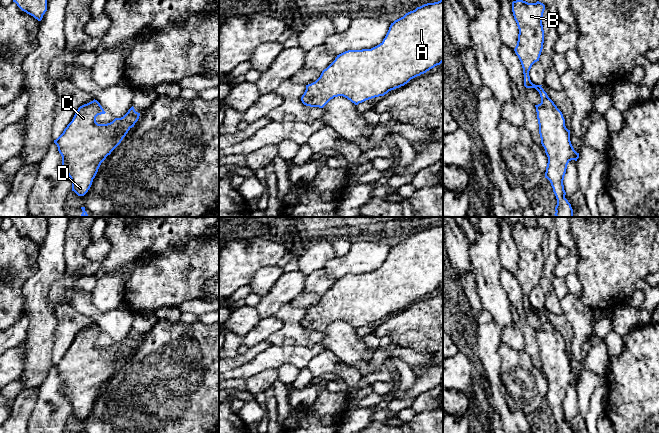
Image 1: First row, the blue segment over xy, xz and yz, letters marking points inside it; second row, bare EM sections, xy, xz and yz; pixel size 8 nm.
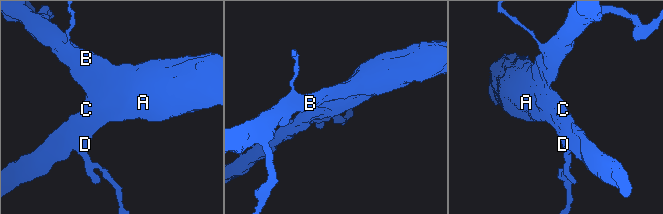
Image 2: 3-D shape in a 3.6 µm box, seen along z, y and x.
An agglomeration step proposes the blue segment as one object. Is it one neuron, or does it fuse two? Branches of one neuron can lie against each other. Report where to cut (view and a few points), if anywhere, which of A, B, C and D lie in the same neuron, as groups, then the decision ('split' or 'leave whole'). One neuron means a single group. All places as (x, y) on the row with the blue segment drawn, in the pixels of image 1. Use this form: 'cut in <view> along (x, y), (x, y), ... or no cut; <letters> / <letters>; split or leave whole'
no cut; A B C D; leave whole

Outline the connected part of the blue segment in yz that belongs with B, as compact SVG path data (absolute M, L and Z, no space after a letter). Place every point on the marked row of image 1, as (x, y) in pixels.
M523 0L512 2L513 16L519 29L514 51L523 68L524 86L535 88L541 97L541 103L535 107L541 144L548 157L545 178L550 181L557 199L554 215L556 217L573 217L571 204L565 198L563 180L568 163L571 160L577 161L579 153L574 150L571 144L570 130L565 126L562 112L548 97L541 87L542 85L533 84L529 76L532 65L539 61L543 49L542 17L544 10L545 5L539 1L536 3L528 3Z

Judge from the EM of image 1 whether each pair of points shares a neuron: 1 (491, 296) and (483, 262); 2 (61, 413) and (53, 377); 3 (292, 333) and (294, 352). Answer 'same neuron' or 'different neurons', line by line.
1: same neuron
2: same neuron
3: different neurons

